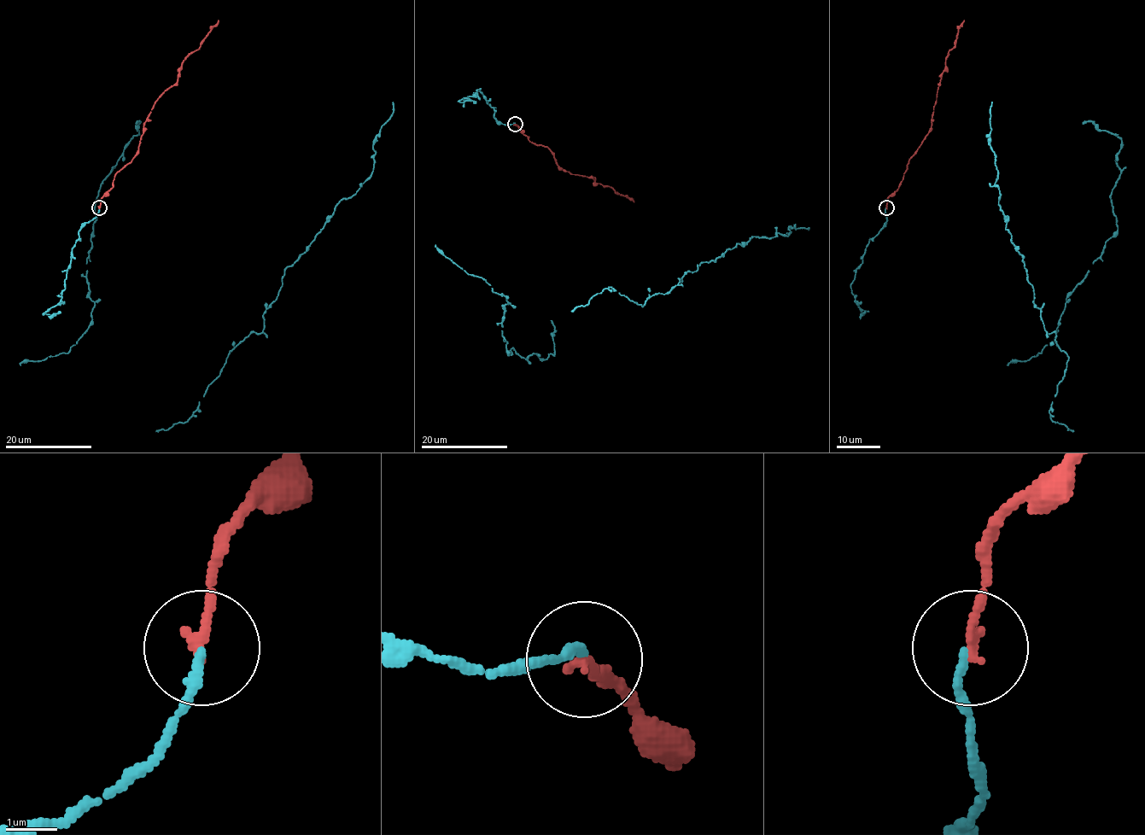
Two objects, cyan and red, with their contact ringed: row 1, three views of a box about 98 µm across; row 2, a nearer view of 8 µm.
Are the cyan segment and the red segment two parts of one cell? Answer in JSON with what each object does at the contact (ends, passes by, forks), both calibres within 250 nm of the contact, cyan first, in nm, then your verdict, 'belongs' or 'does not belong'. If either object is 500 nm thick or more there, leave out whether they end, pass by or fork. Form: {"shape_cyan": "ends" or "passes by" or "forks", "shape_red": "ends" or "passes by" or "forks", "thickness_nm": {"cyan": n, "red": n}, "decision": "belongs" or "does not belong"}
{"shape_cyan": "ends", "shape_red": "ends", "thickness_nm": {"cyan": 160, "red": 190}, "decision": "belongs"}

